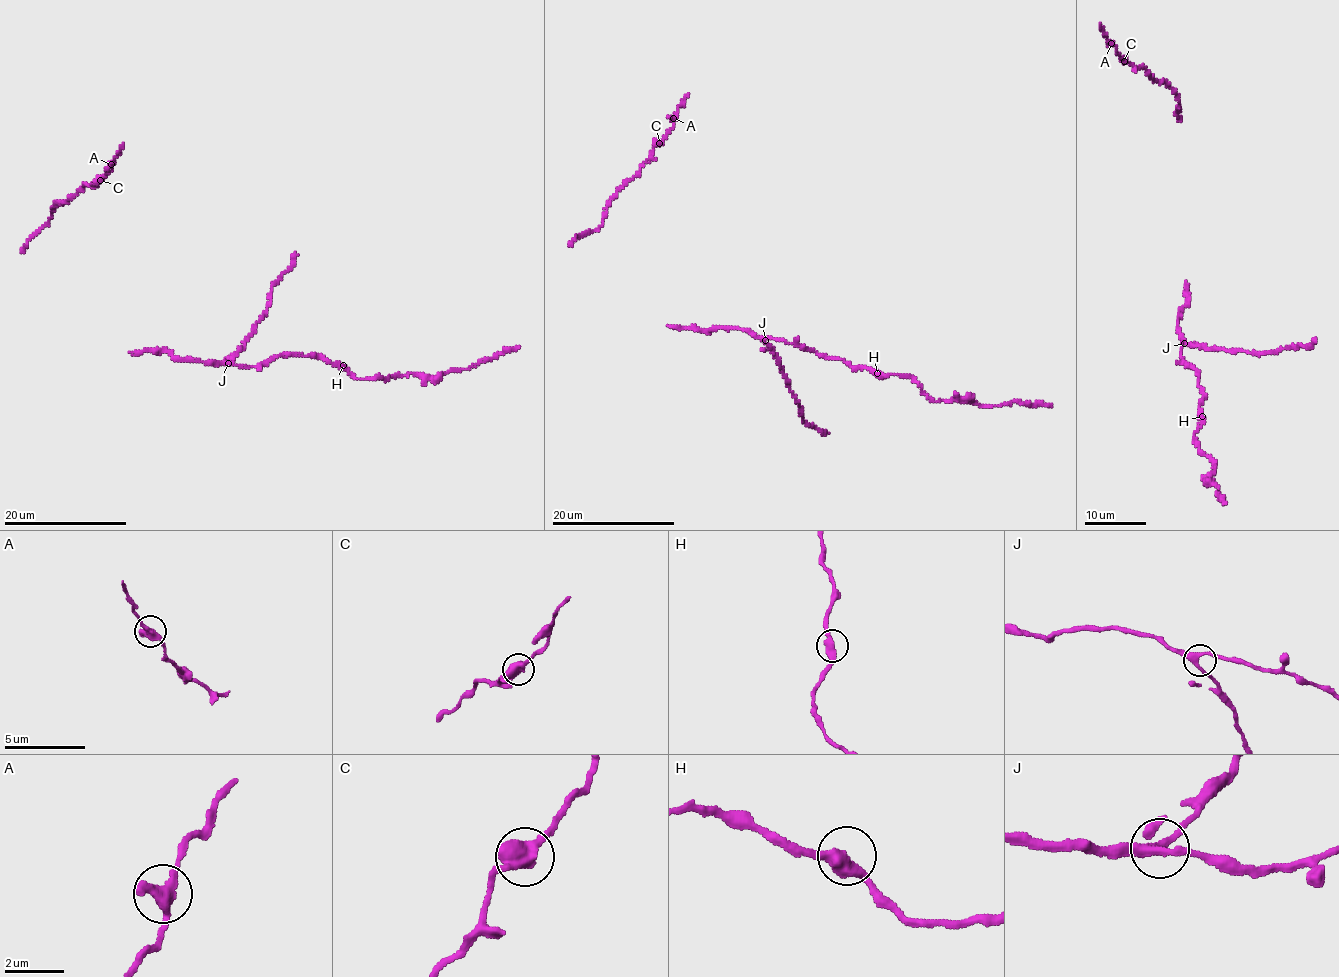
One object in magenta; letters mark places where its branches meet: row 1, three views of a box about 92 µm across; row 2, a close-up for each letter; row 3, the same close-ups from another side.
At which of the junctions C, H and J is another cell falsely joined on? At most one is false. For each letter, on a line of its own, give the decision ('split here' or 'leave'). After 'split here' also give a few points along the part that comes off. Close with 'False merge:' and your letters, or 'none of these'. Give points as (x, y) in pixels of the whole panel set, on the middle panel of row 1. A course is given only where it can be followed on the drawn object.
C: leave
H: leave
J: leave
False merge: none of these

